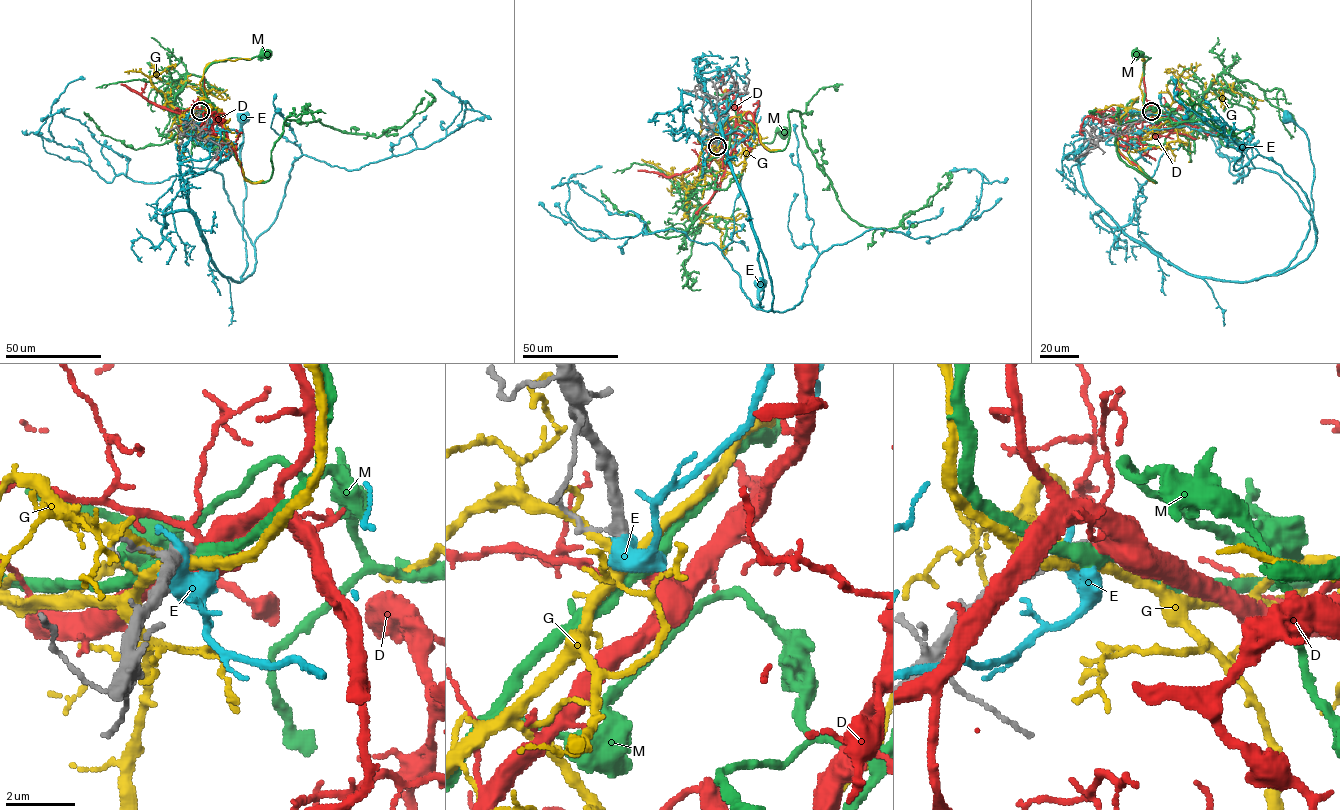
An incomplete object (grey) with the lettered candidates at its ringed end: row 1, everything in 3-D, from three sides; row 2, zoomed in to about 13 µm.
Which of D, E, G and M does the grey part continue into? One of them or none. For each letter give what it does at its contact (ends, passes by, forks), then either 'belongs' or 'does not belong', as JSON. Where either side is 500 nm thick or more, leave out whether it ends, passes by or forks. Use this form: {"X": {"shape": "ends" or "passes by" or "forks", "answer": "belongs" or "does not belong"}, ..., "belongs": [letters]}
{"D": {"shape": "forks", "answer": "belongs"}, "E": {"shape": "ends", "answer": "does not belong"}, "G": {"shape": "forks", "answer": "does not belong"}, "M": {"shape": "passes by", "answer": "does not belong"}, "belongs": ["D"]}

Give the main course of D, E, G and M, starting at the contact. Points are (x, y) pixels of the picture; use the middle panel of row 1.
D: (717, 145), (724, 143), (730, 118), (746, 121), (745, 112), (736, 117), (735, 141), (722, 179), (695, 221)
E: (717, 145), (728, 120), (697, 74), (757, 238), (760, 309), (761, 283)
G: (715, 144), (701, 166), (697, 183), (687, 191), (686, 200), (698, 209), (700, 220), (718, 227), (726, 253)
M: (717, 145), (724, 139), (720, 138), (741, 140), (748, 145), (771, 143), (783, 130)

